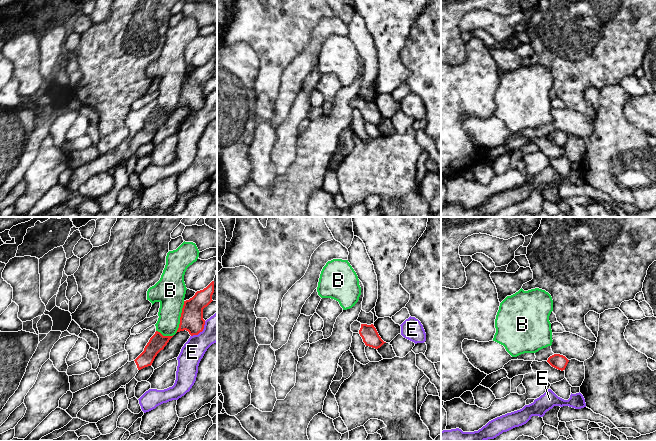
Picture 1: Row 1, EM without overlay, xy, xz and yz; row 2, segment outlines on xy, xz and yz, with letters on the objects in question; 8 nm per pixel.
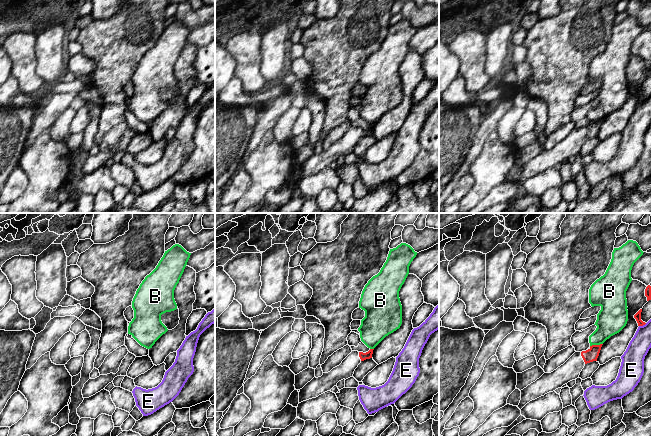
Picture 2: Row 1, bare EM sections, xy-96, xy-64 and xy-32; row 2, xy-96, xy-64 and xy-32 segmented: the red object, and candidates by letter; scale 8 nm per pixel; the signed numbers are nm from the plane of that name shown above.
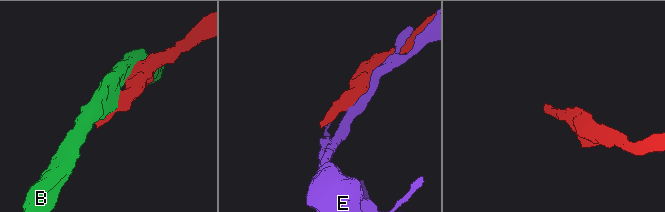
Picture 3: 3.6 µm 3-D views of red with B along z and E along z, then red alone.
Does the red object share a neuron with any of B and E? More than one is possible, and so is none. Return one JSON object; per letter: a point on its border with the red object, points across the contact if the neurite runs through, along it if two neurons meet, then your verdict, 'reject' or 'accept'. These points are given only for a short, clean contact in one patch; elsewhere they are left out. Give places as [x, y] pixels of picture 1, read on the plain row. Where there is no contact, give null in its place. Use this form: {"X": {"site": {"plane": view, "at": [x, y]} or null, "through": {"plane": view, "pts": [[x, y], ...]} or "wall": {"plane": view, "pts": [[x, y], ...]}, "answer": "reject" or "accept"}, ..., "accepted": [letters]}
{"B": {"site": {"plane": "xy", "at": [180, 93]}, "answer": "reject"}, "E": {"site": {"plane": "xy", "at": [201, 107]}, "answer": "reject"}, "accepted": []}

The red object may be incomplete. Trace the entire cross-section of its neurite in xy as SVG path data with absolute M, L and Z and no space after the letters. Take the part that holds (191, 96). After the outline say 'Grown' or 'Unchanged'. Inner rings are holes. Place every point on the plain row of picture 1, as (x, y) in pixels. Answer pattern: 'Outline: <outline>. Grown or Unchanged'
Outline: M214 57L203 66L197 67L192 74L184 77L177 108L186 106L193 112L203 107L205 101L203 85L213 77L213 69Z. Unchanged

